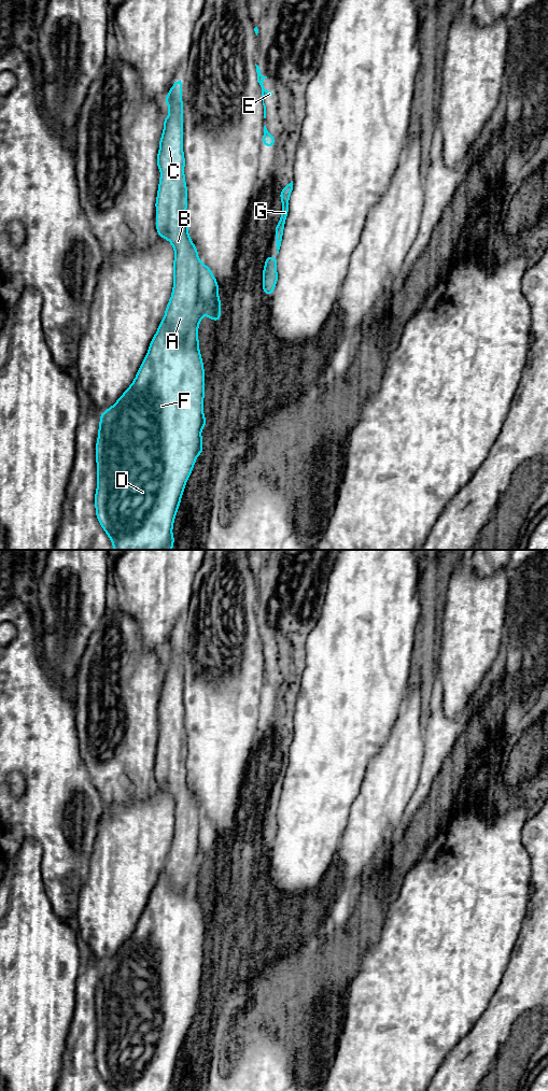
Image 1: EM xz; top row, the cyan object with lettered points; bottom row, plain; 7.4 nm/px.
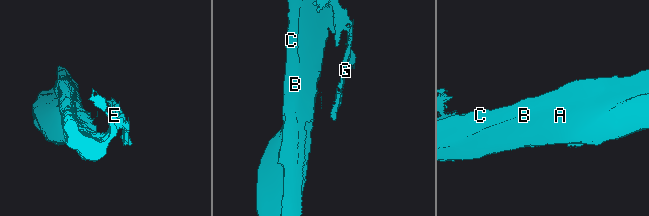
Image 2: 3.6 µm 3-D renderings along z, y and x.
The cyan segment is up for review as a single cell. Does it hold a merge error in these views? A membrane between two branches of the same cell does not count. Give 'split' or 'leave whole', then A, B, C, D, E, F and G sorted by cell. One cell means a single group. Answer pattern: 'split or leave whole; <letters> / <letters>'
split; A B C / D E F G

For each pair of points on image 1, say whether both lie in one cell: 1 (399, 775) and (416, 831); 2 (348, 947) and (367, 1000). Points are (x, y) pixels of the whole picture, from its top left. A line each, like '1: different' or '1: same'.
1: different
2: different

